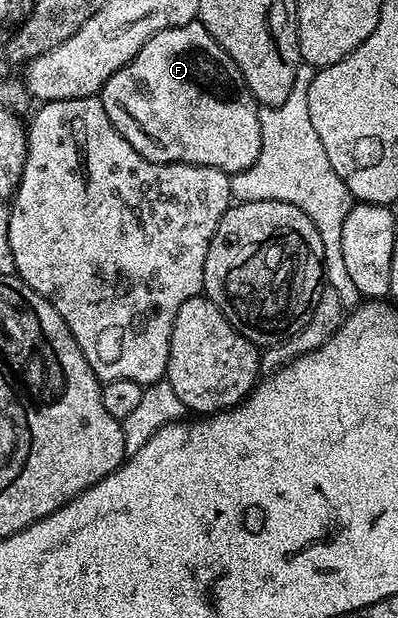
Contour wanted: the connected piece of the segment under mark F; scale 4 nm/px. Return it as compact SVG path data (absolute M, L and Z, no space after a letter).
M200 22L160 30L132 58L108 78L100 99L112 126L136 151L161 164L212 166L233 174L248 170L260 154L260 105L247 88L236 62L208 34Z

